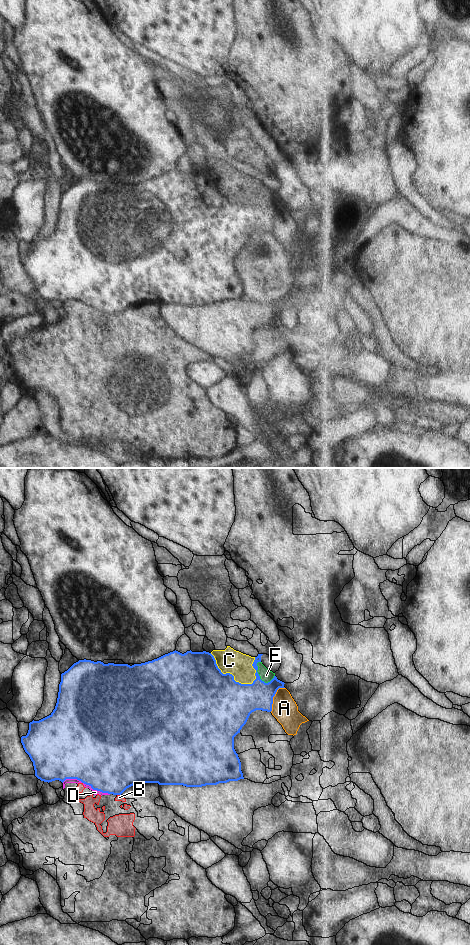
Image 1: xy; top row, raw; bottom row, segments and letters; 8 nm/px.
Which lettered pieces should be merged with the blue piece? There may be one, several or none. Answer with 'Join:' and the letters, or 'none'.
Join: none

